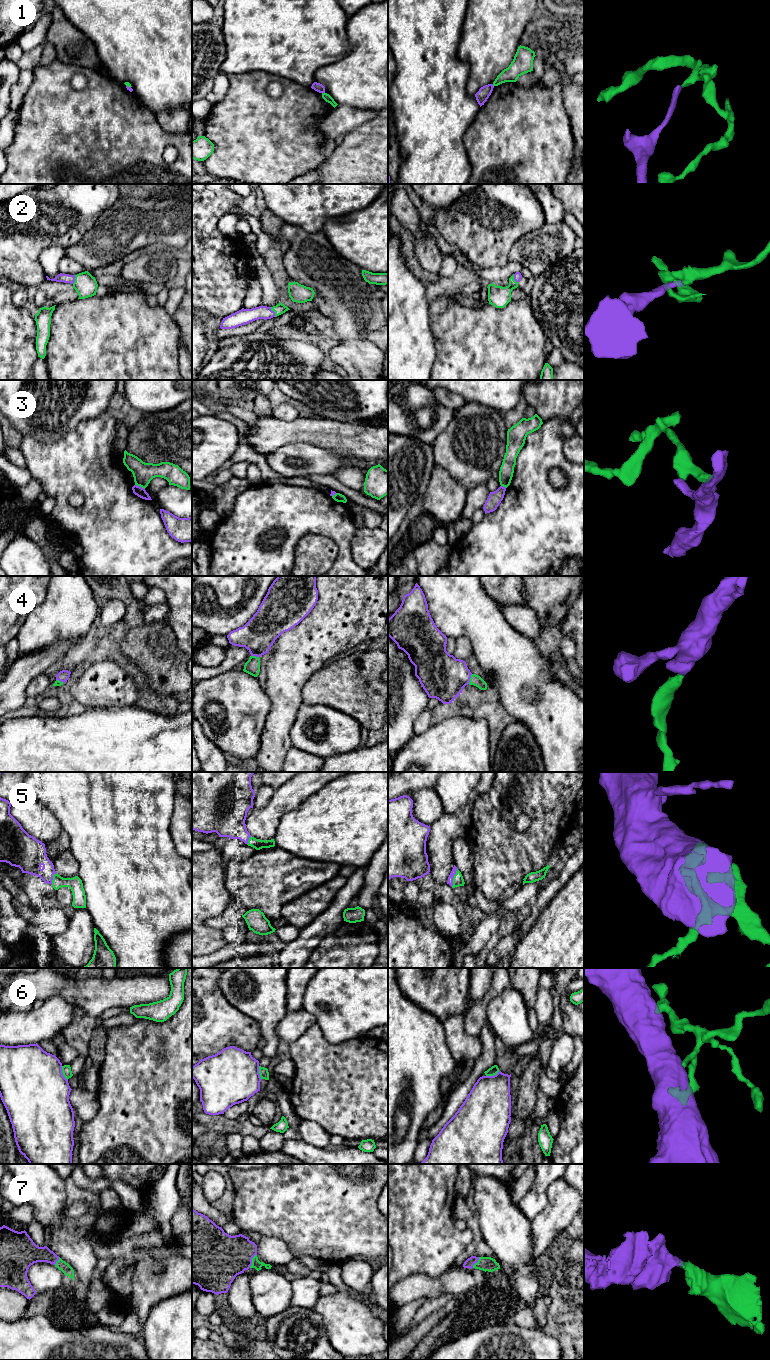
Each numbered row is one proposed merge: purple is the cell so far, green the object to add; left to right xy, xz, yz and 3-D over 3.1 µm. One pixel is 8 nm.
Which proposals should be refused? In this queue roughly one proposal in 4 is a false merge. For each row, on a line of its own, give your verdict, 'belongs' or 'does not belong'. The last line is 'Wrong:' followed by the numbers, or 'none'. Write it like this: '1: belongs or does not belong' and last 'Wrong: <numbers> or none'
1: does not belong
2: belongs
3: does not belong
4: belongs
5: belongs
6: does not belong
7: belongs
Wrong: 1, 3, 6

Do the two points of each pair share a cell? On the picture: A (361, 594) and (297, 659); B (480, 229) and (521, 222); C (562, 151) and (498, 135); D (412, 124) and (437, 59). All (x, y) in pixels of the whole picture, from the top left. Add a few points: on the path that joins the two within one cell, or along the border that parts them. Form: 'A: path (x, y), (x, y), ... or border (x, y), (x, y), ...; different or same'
A: path (346, 610), (313, 643); same
B: path (490, 222), (511, 222); same
C: path (546, 151), (528, 151), (518, 144), (514, 144); same
D: path (428, 108), (430, 79), (434, 75); same

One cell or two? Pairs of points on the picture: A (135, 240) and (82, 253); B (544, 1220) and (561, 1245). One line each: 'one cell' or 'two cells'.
A: one cell
B: two cells

